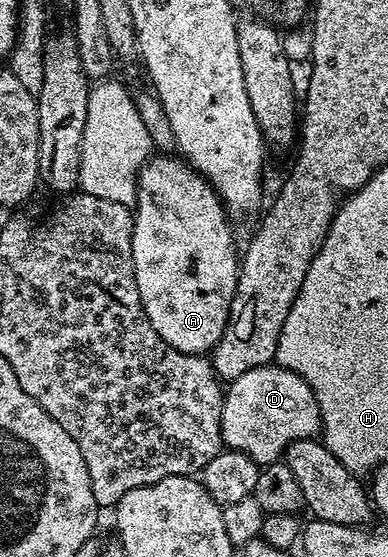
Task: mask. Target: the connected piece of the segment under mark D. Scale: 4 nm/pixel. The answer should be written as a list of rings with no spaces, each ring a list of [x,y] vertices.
[[[269,364],[250,368],[246,372],[242,372],[242,376],[238,376],[233,382],[227,383],[224,391],[222,420],[220,421],[220,435],[223,436],[224,446],[227,449],[240,450],[261,464],[278,462],[281,461],[284,451],[290,444],[303,438],[319,435],[321,430],[320,409],[310,384],[306,384],[306,380],[302,380],[302,376],[290,372],[284,366]]]

